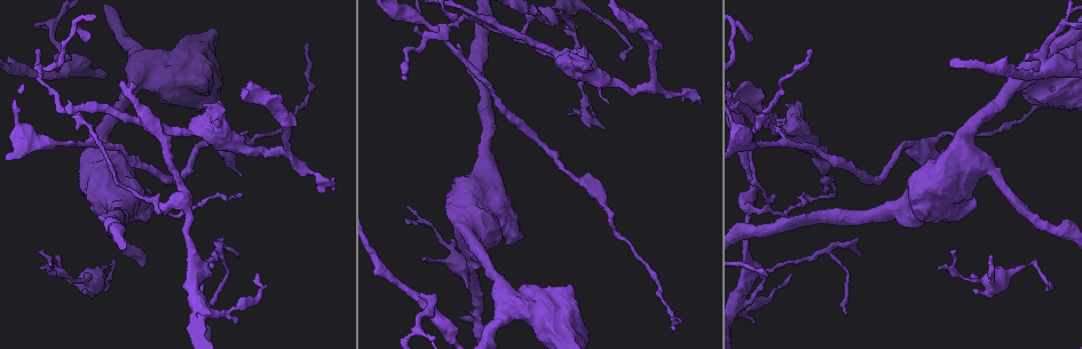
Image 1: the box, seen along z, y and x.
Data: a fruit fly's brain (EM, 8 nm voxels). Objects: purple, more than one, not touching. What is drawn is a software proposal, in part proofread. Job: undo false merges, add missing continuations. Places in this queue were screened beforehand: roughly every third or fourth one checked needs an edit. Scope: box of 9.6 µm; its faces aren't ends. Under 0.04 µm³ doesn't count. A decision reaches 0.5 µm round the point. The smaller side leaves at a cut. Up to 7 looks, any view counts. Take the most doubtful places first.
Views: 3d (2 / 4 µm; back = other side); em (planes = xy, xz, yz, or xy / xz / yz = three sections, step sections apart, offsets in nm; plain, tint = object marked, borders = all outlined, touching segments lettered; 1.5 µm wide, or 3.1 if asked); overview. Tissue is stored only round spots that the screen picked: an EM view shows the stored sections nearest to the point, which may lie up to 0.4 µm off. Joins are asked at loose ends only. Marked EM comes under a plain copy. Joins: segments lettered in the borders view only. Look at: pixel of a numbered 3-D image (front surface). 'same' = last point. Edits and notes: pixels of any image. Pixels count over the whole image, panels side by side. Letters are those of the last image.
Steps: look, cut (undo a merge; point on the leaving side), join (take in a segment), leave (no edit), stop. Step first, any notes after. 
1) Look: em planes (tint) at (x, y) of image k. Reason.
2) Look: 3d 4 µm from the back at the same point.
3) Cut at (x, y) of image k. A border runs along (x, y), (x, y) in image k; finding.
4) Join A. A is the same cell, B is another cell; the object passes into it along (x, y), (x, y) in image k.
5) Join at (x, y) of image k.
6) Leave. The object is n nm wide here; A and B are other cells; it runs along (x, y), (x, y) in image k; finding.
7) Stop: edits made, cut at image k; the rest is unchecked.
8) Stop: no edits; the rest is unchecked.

Look: em planes (borders) at (568, 112) of image 1. An open end.

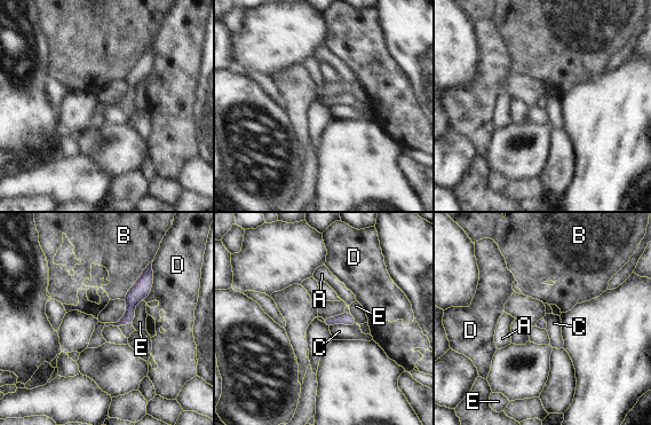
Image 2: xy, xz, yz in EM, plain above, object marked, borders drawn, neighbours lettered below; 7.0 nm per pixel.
Leave. A, B, C, D and E are other cells; it runs along (149, 270), (121, 322) in image 2; no lettered segment goes on from it.

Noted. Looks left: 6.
Look: 3d 2 µm at (183, 204) of image 1. Side arm on a straight run.

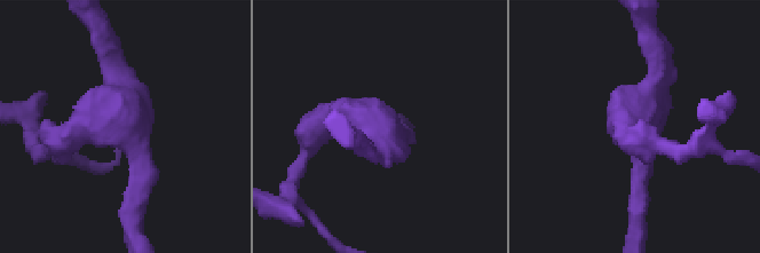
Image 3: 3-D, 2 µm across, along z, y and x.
Look: em planes (borders) at (123, 133) of image 3. 3 arms meet here.

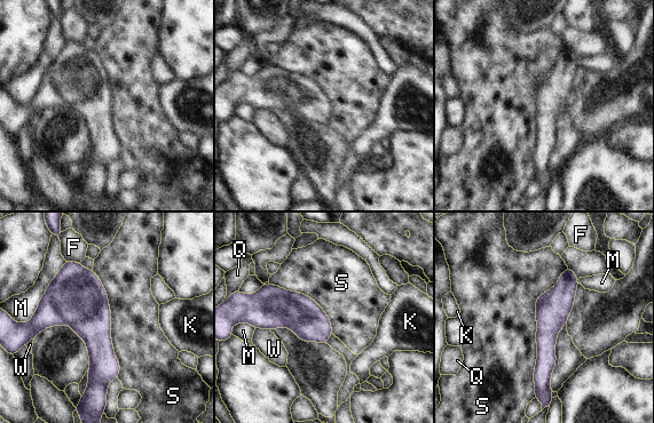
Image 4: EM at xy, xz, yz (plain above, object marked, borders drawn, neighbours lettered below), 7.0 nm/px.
Leave. F, K, M, Q, S and W are other cells; it runs along (569, 272), (548, 327), (545, 385) in image 4; continuous, no second neuron.

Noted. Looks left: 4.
Look: 3d 4 µm at (672, 328) of image 1. Thin end.

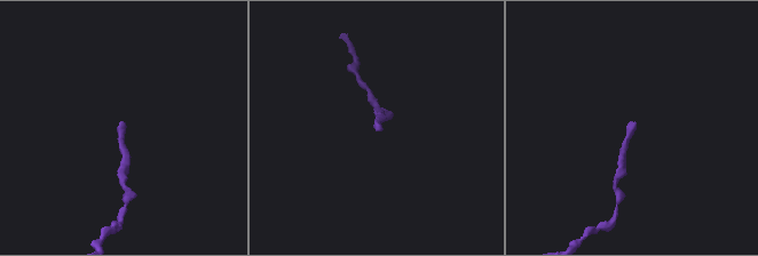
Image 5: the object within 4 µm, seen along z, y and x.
Look: em planes (borders) at (630, 122) of image 5. Need the tissue.

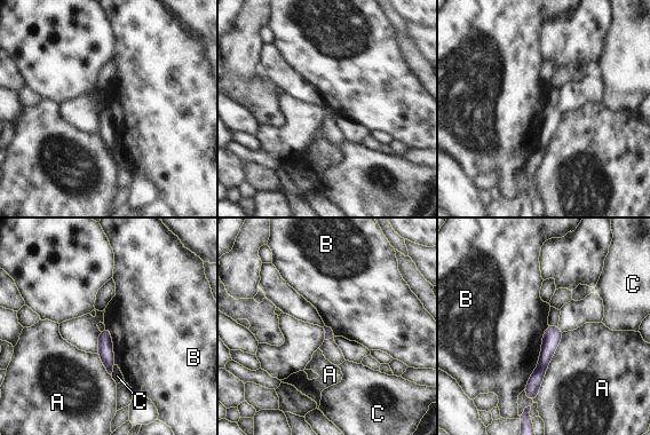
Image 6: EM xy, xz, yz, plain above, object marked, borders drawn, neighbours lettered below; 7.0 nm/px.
Leave. The longest contact is with A, 550 nm; A, B and C are other cells; none of them fits.

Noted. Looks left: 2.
Stop: no edits; the rest is unchecked.

